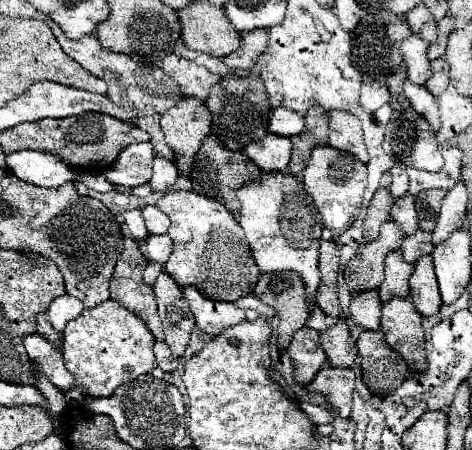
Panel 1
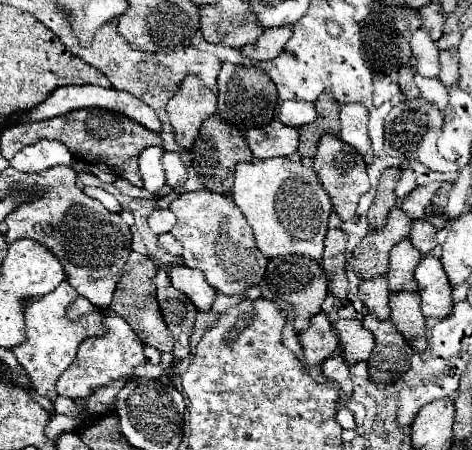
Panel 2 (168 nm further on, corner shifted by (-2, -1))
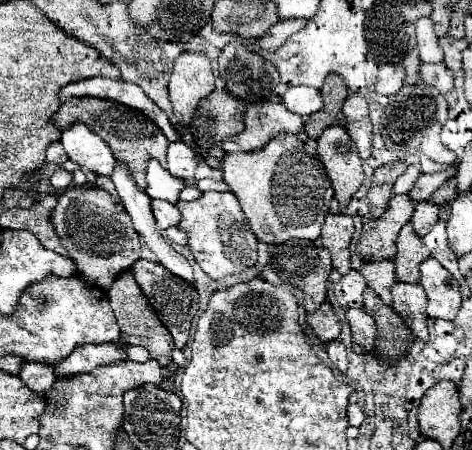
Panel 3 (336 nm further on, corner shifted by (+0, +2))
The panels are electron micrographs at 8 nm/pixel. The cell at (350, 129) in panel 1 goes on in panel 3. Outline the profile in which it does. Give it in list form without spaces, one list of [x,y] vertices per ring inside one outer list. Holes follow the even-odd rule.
[[[348,95],[342,111],[346,115],[346,131],[354,139],[360,157],[368,159],[372,151],[372,123],[368,115],[368,103],[360,95]]]

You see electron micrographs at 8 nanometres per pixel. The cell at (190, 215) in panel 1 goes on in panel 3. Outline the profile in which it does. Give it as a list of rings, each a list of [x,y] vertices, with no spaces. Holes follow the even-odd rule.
[[[224,191],[224,193],[202,193],[198,199],[186,203],[178,201],[176,207],[182,213],[182,221],[178,229],[186,231],[188,235],[188,249],[192,251],[196,263],[202,267],[206,275],[214,281],[226,275],[240,275],[256,265],[258,259],[258,239],[250,231],[246,215],[238,203],[238,199]]]

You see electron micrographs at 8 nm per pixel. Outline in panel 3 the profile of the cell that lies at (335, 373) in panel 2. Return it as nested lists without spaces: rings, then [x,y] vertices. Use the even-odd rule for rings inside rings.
[[[338,339],[336,341],[330,341],[330,345],[326,345],[326,353],[328,353],[332,365],[336,367],[336,371],[340,375],[346,375],[346,371],[348,371],[348,357],[346,357],[344,345]]]

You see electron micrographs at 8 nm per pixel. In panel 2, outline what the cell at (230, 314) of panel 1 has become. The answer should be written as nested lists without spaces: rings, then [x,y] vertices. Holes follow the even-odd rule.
[[[172,264],[168,270],[170,282],[176,290],[184,292],[200,312],[210,310],[214,302],[214,288],[208,286],[204,274],[196,268],[188,268],[182,264]]]

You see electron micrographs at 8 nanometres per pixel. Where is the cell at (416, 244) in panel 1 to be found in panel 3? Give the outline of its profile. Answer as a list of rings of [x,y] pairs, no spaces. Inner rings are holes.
[[[422,201],[416,205],[414,209],[414,215],[410,219],[412,227],[414,227],[414,233],[418,237],[424,237],[436,223],[436,205],[432,205],[430,201]]]

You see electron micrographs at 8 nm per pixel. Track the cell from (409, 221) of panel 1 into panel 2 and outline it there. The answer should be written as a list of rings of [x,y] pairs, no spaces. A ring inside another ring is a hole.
[[[432,182],[426,186],[418,186],[414,192],[410,192],[404,200],[402,200],[402,210],[412,216],[412,218],[422,218],[426,206],[430,204],[432,196],[438,192],[440,182]]]

